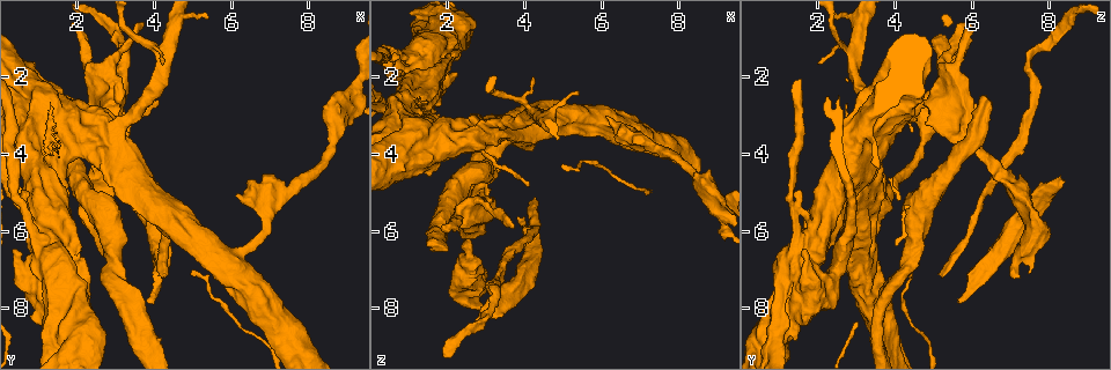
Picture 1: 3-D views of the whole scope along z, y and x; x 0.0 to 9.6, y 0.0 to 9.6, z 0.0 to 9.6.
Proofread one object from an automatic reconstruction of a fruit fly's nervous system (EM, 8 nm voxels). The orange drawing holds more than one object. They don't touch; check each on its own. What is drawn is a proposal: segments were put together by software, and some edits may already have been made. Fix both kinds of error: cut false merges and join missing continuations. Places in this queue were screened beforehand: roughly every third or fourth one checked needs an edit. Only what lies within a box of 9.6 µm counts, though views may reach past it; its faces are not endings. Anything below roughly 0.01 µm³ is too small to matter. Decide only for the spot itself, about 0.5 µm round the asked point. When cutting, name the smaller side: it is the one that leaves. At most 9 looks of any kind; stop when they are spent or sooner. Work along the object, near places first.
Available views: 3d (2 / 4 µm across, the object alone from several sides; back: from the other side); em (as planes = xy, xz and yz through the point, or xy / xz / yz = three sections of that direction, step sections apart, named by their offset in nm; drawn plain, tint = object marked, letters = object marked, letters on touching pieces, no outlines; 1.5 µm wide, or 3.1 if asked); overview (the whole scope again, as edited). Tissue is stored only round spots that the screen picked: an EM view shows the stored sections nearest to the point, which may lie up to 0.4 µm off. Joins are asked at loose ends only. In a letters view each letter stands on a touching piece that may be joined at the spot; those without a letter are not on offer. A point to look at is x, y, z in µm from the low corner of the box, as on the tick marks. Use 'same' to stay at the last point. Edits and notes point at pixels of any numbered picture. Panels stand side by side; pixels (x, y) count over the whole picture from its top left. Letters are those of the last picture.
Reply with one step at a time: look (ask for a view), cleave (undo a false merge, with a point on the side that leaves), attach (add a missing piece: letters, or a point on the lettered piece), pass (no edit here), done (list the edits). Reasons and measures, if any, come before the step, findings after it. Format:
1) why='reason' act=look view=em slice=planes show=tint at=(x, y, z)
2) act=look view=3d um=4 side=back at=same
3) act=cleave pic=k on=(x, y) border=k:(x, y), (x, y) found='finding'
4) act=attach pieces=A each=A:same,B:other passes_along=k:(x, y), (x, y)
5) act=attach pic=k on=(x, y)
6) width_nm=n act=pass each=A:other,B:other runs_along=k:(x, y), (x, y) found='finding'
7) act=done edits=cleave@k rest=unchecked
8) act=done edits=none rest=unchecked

why='thin end' act=look view=3d um=4 at=(3.70, 0.60, 5.95)

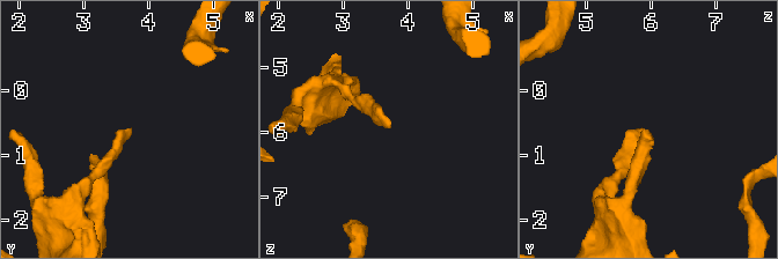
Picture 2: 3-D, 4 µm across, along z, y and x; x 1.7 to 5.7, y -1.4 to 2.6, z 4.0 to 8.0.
why='shape alone is not enough' act=look view=em slice=planes show=tint at=(3.75, 0.60, 5.95)

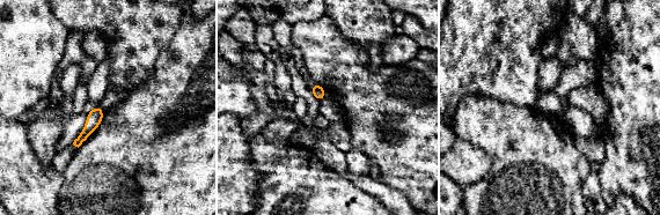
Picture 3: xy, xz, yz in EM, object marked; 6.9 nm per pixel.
act=look view=em slice=planes show=letters at=same

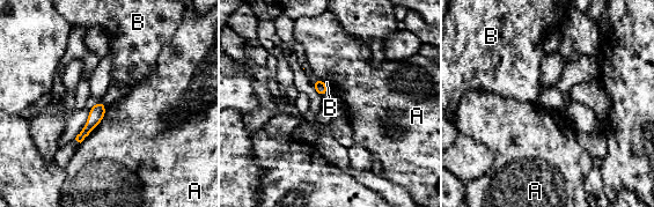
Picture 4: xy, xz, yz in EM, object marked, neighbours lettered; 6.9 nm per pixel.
act=pass each=A:other,B:other border=4:(107, 108), (103, 118), (80, 143) found='no lettered piece goes on from it'

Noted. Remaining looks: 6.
why='sharp bend' act=look view=em slice=planes show=tint at=(3.20, 1.55, 7.40)

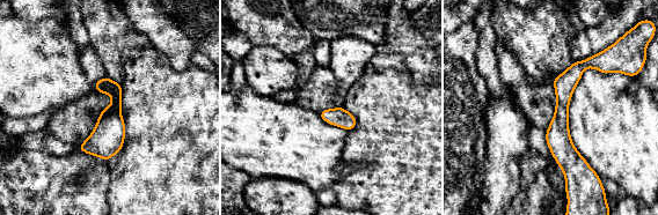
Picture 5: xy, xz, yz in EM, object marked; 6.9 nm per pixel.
why='what lies round it' act=look view=em slice=planes show=letters at=same

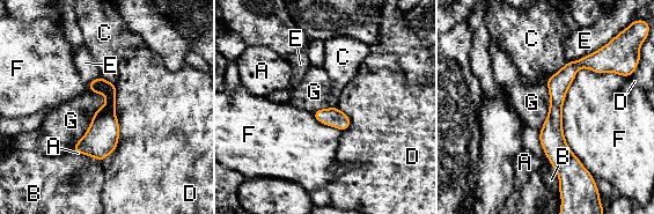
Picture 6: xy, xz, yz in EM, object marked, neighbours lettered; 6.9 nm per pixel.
width_nm=130 act=pass each=A:other,B:other,C:other,D:other,E:other,F:other,G:other found='all the same neuron'

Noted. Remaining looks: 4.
act=look view=3d um=4 at=(1.50, 2.55, 6.35)

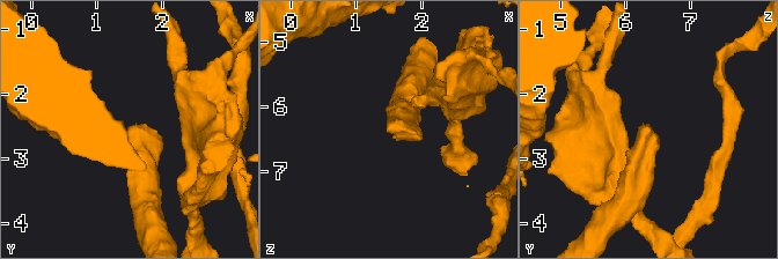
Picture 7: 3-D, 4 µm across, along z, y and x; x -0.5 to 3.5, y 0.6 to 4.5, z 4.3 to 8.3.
why='need the tissue' act=look view=em slice=xz step=4 show=letters at=(1.50, 2.50, 6.40)

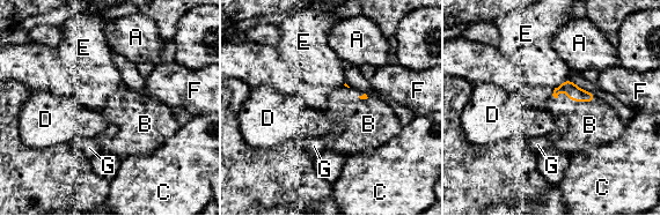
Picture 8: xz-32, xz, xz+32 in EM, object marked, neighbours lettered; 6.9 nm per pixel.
act=attach pieces=B each=A:other,B:same,C:other,D:other,E:other,F:other,G:other passes_along=8:(574, 94), (573, 101), (589, 125) found='it goes on there'

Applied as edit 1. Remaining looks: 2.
why='branch stops here' act=look view=em slice=xy step=4 show=letters at=(6.10, 5.05, 3.05)

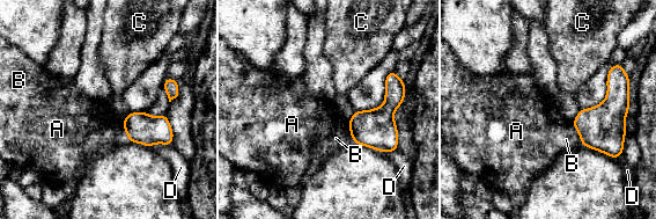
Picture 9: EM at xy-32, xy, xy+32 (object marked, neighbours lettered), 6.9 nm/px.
act=pass each=A:other,B:other,C:other,D:other border=9:(171, 145), (154, 144), (150, 147) found='no lettered piece goes on from it'

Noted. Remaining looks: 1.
act=done edits=attach@8 rest=unchecked

